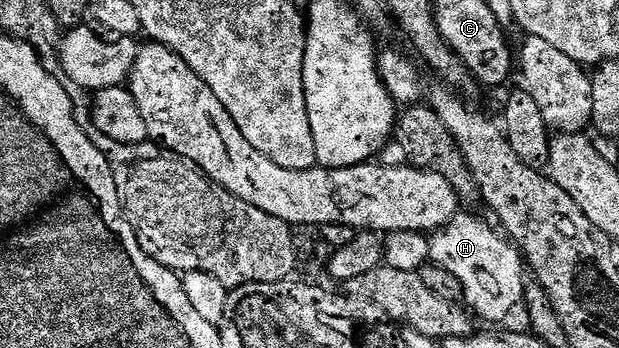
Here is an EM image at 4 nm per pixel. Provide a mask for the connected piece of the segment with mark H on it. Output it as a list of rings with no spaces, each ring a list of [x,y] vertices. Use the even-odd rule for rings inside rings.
[[[458,214],[445,228],[439,228],[429,236],[429,259],[434,264],[449,270],[454,281],[465,291],[464,303],[482,321],[505,320],[513,312],[513,307],[522,303],[527,287],[527,268],[523,263],[523,257],[516,247],[492,223],[484,224],[477,216],[464,216]]]

